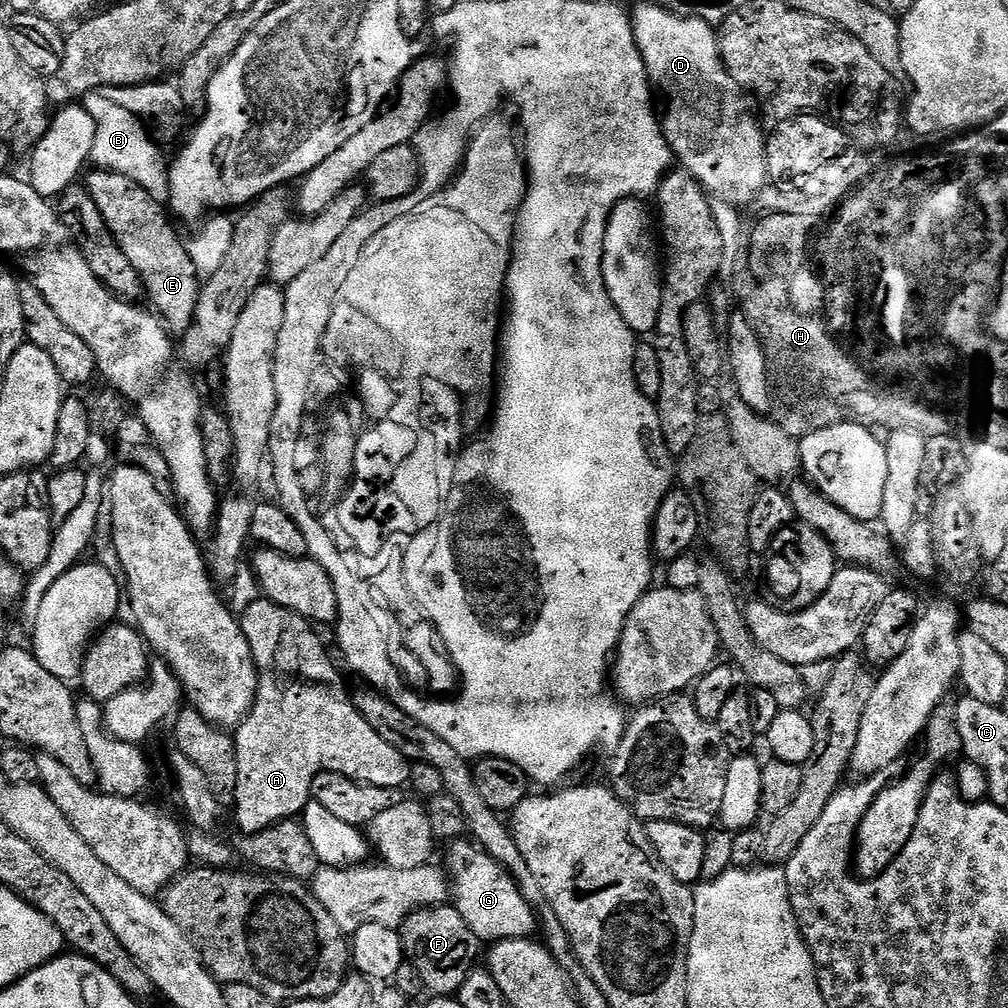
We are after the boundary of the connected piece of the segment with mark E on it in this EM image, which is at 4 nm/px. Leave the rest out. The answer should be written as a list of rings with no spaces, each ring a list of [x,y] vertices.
[[[101,170],[90,172],[86,181],[90,198],[94,198],[94,206],[102,210],[102,218],[106,218],[106,226],[110,234],[114,234],[118,246],[122,246],[122,254],[126,254],[130,266],[138,270],[155,315],[160,317],[169,333],[187,332],[200,301],[202,277],[190,258],[187,243],[183,239],[180,241],[172,225],[173,217],[166,211],[165,205],[155,201],[142,185],[126,174]]]

